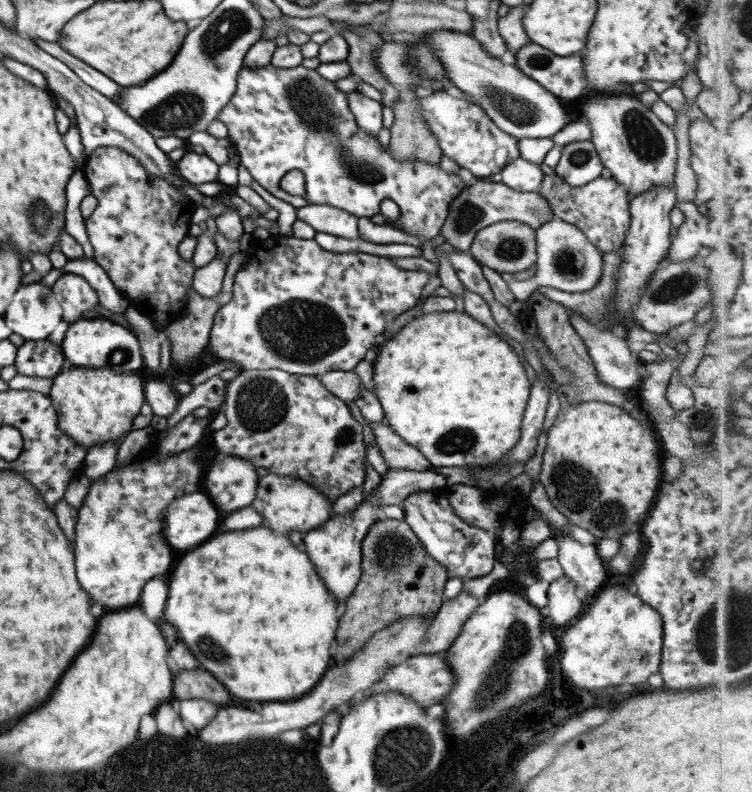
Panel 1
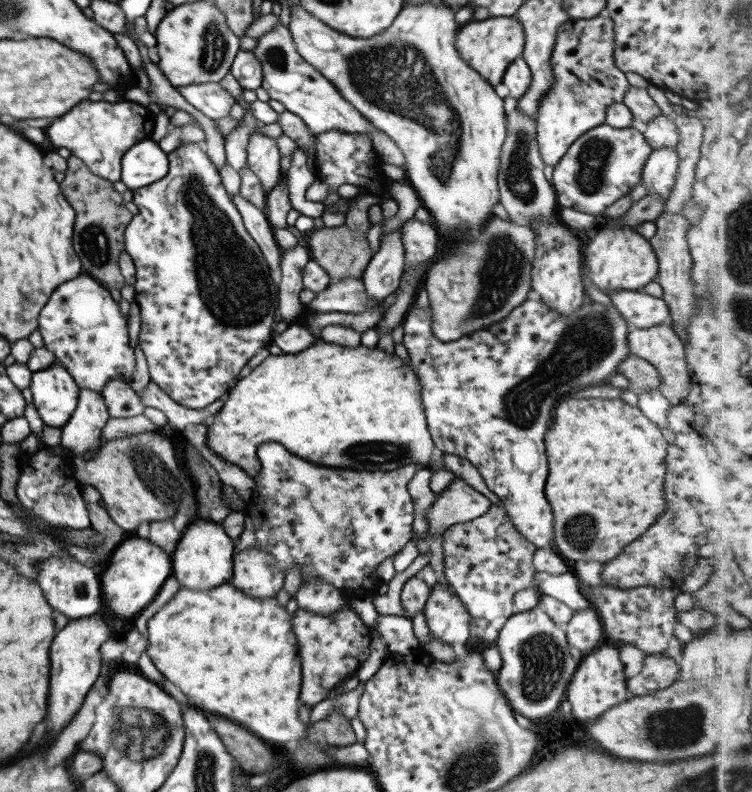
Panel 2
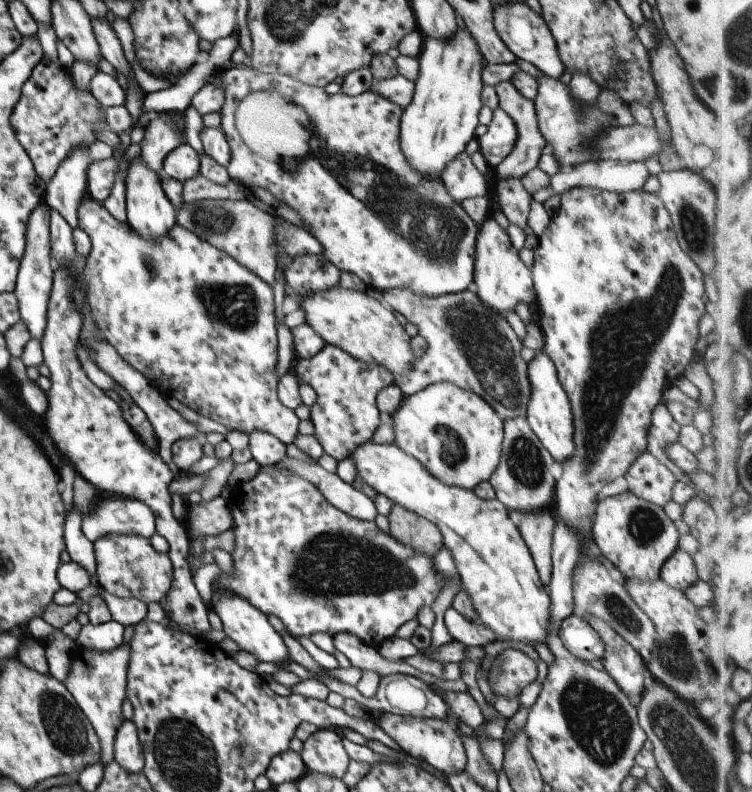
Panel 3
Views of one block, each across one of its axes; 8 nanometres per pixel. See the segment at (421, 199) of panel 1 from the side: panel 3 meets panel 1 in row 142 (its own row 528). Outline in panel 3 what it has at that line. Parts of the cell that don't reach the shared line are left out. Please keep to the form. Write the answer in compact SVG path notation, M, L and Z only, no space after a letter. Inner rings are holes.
M271 466L261 467L256 476L232 488L231 494L232 497L228 501L228 509L232 517L231 530L234 535L234 542L231 560L233 560L233 568L235 570L233 570L233 574L220 571L219 576L211 584L211 592L215 592L215 594L219 592L219 596L221 596L221 592L229 592L229 594L235 594L235 596L243 598L245 602L249 602L261 614L265 614L265 616L273 615L278 618L287 634L291 634L293 638L309 637L311 634L317 633L327 634L332 638L335 634L345 632L355 636L366 646L377 648L383 640L392 638L399 626L416 618L417 610L421 606L431 607L431 602L435 600L437 592L443 586L443 576L433 570L431 559L425 558L423 554L417 554L415 550L411 550L407 546L403 546L401 542L397 542L390 535L381 533L374 522L363 522L355 520L355 518L349 518L341 510L333 508L325 498L322 498L321 492L316 490L311 482L307 482L307 480L295 476L295 474L279 472L275 468L271 470Z

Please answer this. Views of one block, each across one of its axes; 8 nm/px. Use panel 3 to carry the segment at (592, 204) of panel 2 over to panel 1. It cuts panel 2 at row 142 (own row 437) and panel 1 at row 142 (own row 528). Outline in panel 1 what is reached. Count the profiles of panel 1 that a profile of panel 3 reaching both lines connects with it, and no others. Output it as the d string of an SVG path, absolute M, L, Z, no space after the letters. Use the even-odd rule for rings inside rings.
M590 141L571 142L561 148L555 175L569 186L580 187L604 175L598 154Z

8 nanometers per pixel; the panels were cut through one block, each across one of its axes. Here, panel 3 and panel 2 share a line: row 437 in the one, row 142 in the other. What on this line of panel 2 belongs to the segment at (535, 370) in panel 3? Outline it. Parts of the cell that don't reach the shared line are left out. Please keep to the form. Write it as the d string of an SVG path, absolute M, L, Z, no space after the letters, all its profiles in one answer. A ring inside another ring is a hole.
M604 13L589 20L567 19L557 28L556 44L553 44L549 65L553 71L553 84L543 94L537 113L535 114L535 135L540 160L544 166L556 166L569 146L581 134L587 133L591 128L604 124L605 110L613 103L621 103L625 89L629 87L624 72L619 70L613 62L613 23Z

